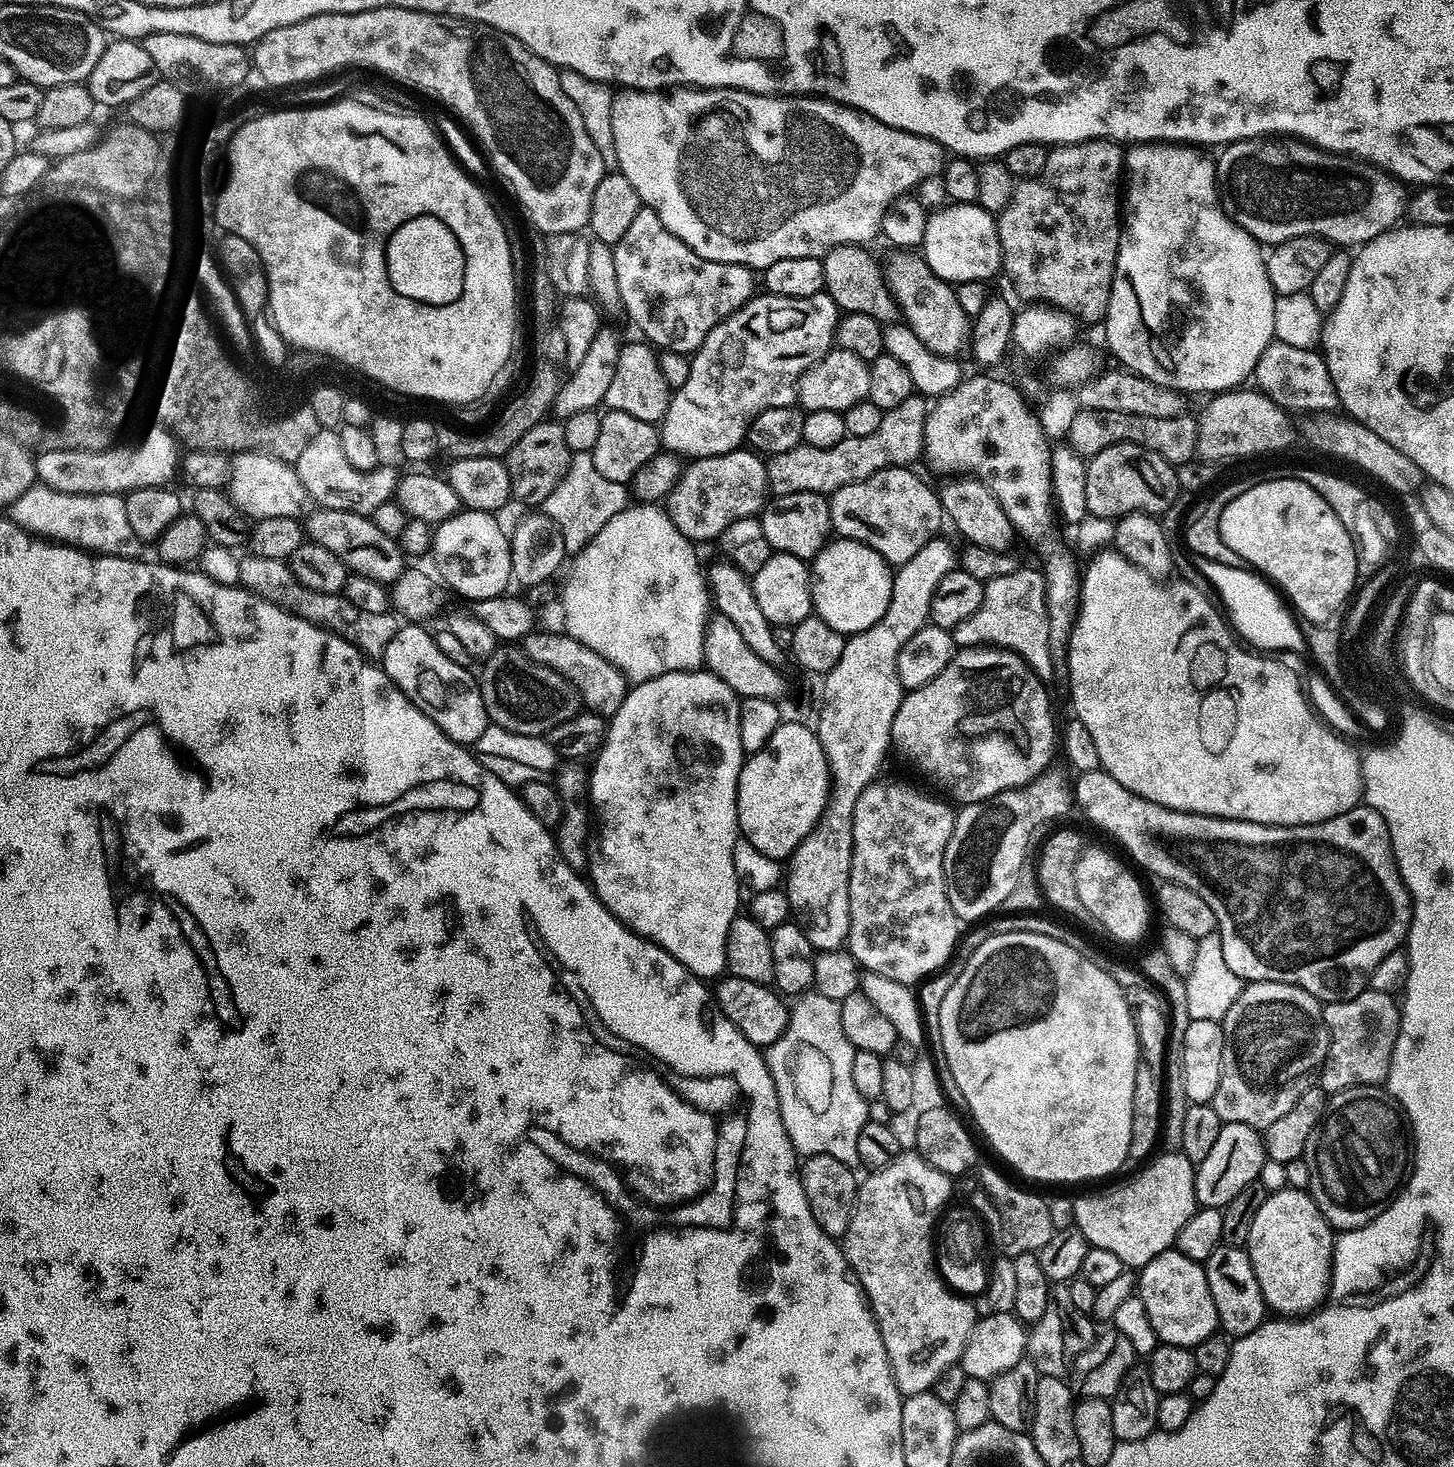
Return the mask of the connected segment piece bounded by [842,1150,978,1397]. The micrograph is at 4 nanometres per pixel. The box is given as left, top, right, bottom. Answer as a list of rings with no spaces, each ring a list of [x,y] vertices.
[[[915,1150],[901,1151],[898,1158],[894,1158],[894,1162],[890,1162],[886,1166],[869,1171],[868,1177],[859,1181],[856,1190],[856,1205],[852,1211],[850,1218],[850,1226],[846,1230],[846,1234],[842,1237],[842,1247],[844,1249],[844,1256],[848,1259],[848,1267],[856,1281],[860,1285],[869,1308],[872,1310],[872,1316],[876,1320],[878,1330],[882,1334],[882,1342],[886,1346],[886,1354],[888,1361],[892,1367],[894,1374],[894,1382],[898,1386],[901,1397],[913,1396],[914,1394],[922,1394],[929,1390],[935,1389],[936,1380],[938,1377],[949,1368],[951,1364],[957,1363],[960,1355],[964,1352],[966,1342],[972,1333],[972,1327],[975,1326],[978,1319],[978,1308],[976,1308],[971,1299],[965,1298],[962,1295],[957,1295],[951,1290],[947,1284],[944,1283],[943,1277],[937,1268],[936,1254],[934,1251],[934,1229],[937,1227],[938,1221],[941,1219],[942,1213],[945,1211],[947,1200],[952,1196],[953,1181],[942,1170],[938,1170],[934,1166],[930,1166],[922,1159],[920,1153]]]

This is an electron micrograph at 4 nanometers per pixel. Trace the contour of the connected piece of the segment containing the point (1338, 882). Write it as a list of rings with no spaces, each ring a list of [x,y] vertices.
[[[1103,770],[1085,772],[1079,779],[1076,784],[1076,794],[1074,790],[1075,807],[1077,804],[1084,811],[1085,818],[1094,827],[1101,828],[1108,836],[1113,836],[1132,855],[1133,865],[1141,864],[1146,871],[1153,872],[1157,876],[1157,881],[1181,884],[1194,890],[1194,894],[1198,894],[1198,898],[1203,898],[1210,906],[1210,910],[1214,910],[1222,942],[1222,958],[1226,958],[1226,966],[1230,966],[1230,970],[1234,970],[1234,974],[1238,974],[1245,982],[1253,980],[1286,982],[1314,994],[1316,999],[1324,1004],[1342,1002],[1366,991],[1374,966],[1378,966],[1378,962],[1382,962],[1386,954],[1397,951],[1407,941],[1408,927],[1412,921],[1412,899],[1392,853],[1390,830],[1386,830],[1386,822],[1381,816],[1372,816],[1372,812],[1350,810],[1347,814],[1338,814],[1326,822],[1295,824],[1286,828],[1279,824],[1255,824],[1245,820],[1223,820],[1220,816],[1201,816],[1198,812],[1179,812],[1126,790],[1122,782],[1118,782],[1109,772]]]

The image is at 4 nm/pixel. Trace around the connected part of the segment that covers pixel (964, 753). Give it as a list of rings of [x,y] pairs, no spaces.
[[[981,646],[979,648],[962,648],[953,651],[952,660],[946,666],[946,670],[942,670],[942,674],[938,674],[938,678],[926,682],[926,686],[911,689],[905,695],[904,700],[898,706],[898,714],[894,714],[891,747],[893,749],[900,748],[901,754],[922,775],[929,776],[945,792],[941,792],[945,797],[951,798],[960,806],[988,800],[992,796],[998,795],[999,792],[1005,792],[1011,788],[1021,788],[1024,784],[1029,784],[1037,777],[1045,775],[1049,771],[1048,763],[1051,762],[1052,755],[1055,752],[1057,755],[1058,752],[1058,724],[1056,728],[1051,716],[1052,704],[1048,701],[1048,694],[1042,687],[1044,686],[1038,683],[1037,676],[1032,673],[1032,669],[1025,664],[1023,659],[1003,649]]]

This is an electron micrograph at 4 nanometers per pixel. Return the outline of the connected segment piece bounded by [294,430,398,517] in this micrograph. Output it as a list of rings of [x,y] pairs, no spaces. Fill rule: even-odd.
[[[321,430],[317,436],[306,446],[306,450],[294,462],[296,473],[308,490],[308,495],[322,508],[346,510],[354,514],[371,517],[378,506],[393,499],[398,492],[398,473],[392,466],[381,466],[363,472],[350,464],[342,450],[339,431],[327,432]]]

